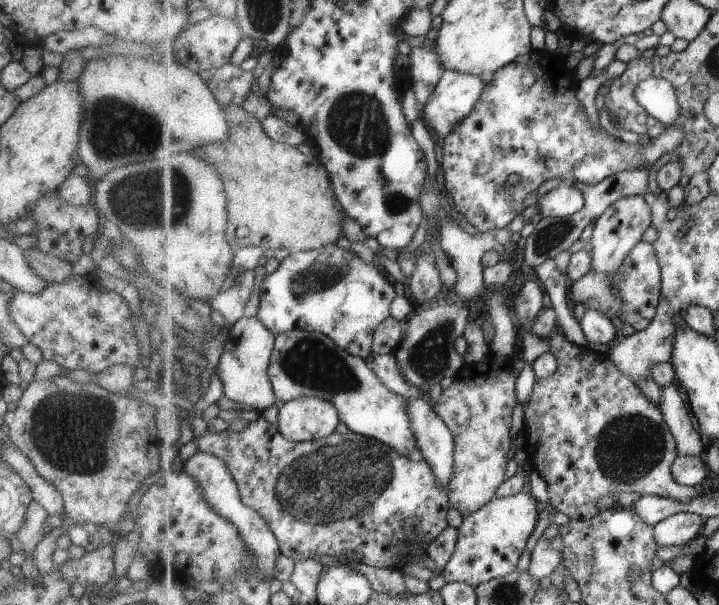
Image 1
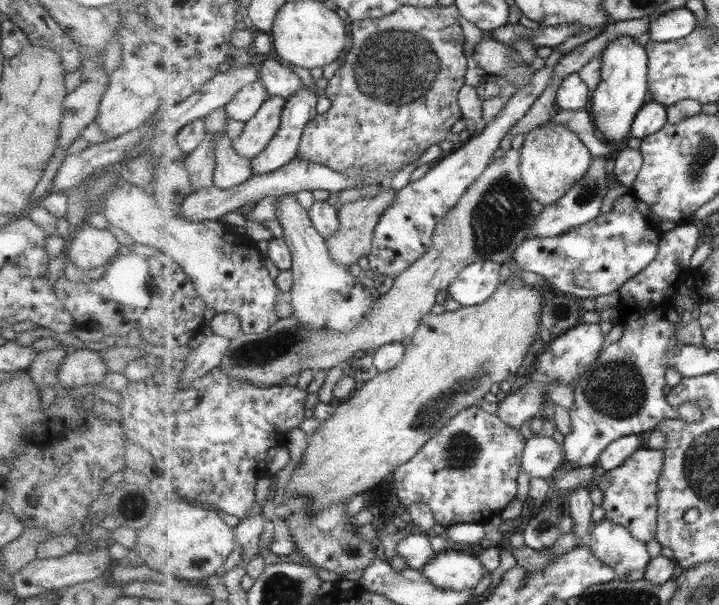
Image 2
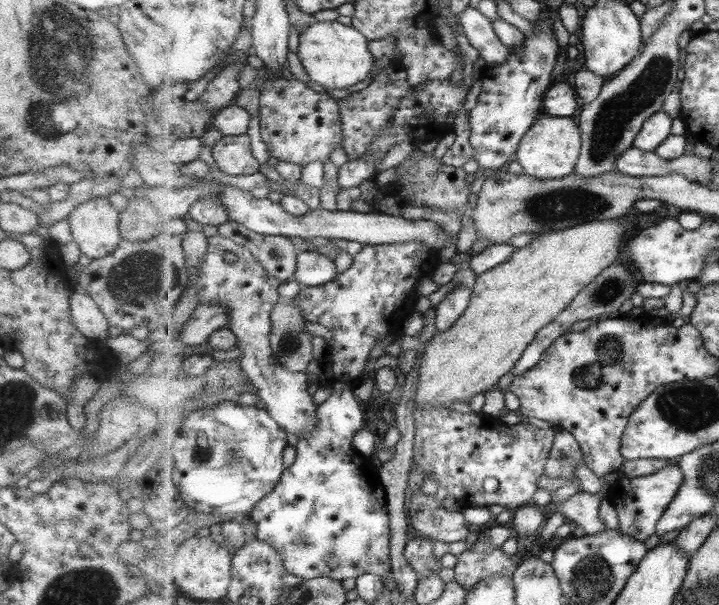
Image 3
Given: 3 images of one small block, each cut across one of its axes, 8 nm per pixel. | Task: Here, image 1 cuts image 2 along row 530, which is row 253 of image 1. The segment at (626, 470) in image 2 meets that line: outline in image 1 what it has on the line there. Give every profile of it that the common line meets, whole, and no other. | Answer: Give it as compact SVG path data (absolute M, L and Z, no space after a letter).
M643 241L637 243L623 264L612 274L612 283L619 289L624 302L620 319L637 331L646 329L654 320L662 299L662 266L654 244Z

